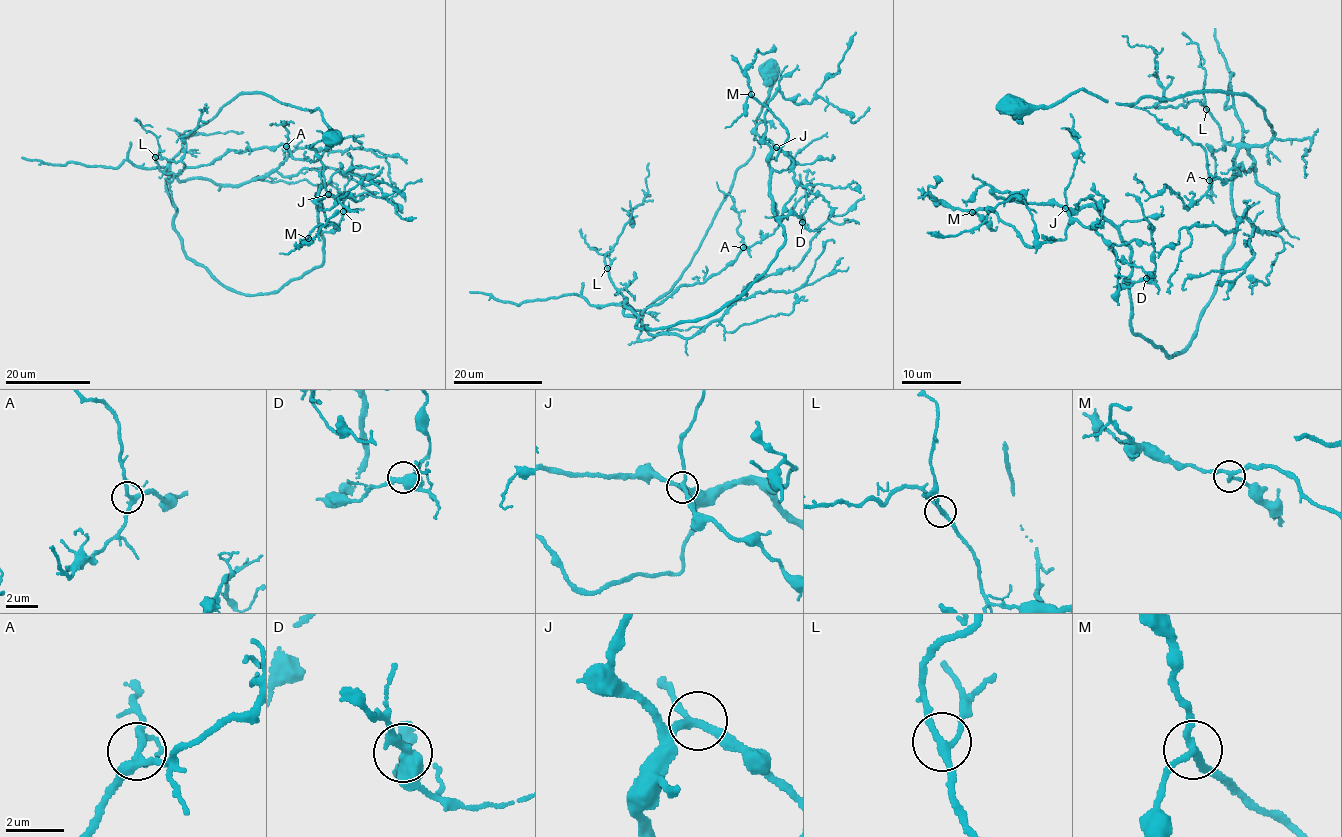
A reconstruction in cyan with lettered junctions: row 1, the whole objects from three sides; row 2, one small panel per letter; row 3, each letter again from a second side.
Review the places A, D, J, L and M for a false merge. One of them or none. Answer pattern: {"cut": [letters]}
{"cut": []}

